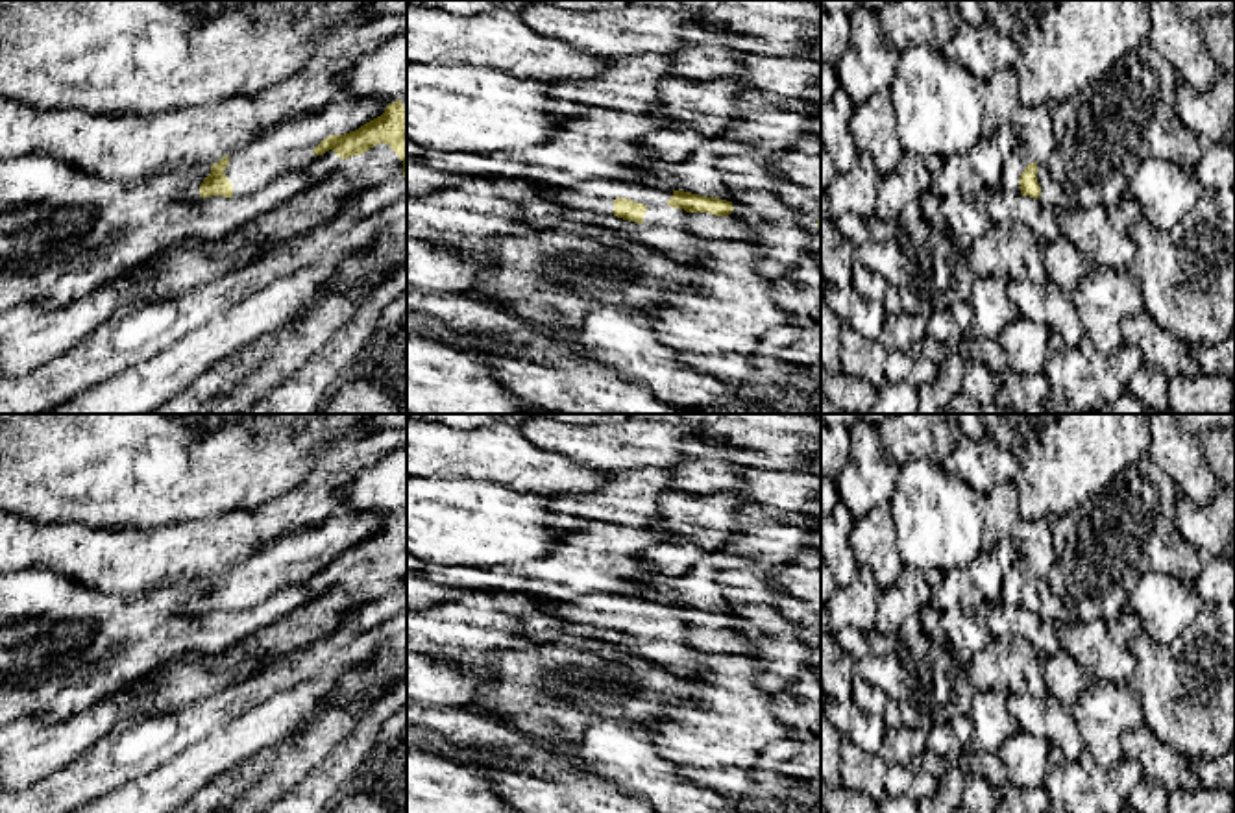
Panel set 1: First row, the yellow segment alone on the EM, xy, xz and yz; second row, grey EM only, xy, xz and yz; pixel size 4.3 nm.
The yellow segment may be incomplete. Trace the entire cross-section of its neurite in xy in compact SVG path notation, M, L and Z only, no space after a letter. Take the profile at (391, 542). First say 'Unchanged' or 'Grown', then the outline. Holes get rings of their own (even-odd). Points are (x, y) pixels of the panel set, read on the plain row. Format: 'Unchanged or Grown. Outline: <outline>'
Grown. Outline: M401 514L388 517L381 530L359 543L329 549L312 564L316 569L329 564L336 567L338 586L333 591L312 599L244 643L205 658L205 665L213 673L231 676L246 661L274 663L298 649L329 639L340 628L342 615L355 606L348 593L364 584L368 564L381 556L388 558L403 575L407 593L407 521Z

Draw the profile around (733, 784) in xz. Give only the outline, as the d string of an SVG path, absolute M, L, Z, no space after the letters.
M677 763L677 774L682 780L714 789L717 795L738 800L756 795L760 789L747 771L728 767L728 769L701 769L686 763Z

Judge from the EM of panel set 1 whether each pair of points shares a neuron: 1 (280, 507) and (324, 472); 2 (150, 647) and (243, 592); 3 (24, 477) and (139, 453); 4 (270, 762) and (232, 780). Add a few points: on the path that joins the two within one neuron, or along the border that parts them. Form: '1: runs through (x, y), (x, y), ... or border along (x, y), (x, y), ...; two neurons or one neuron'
1: runs through (291, 499), (313, 483); one neuron
2: runs through (176, 636), (183, 632), (215, 632), (230, 618); one neuron
3: runs through (52, 466), (87, 453), (111, 453); one neuron
4: runs through (261, 767), (241, 773); one neuron

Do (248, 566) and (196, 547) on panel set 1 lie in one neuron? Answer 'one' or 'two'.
two

